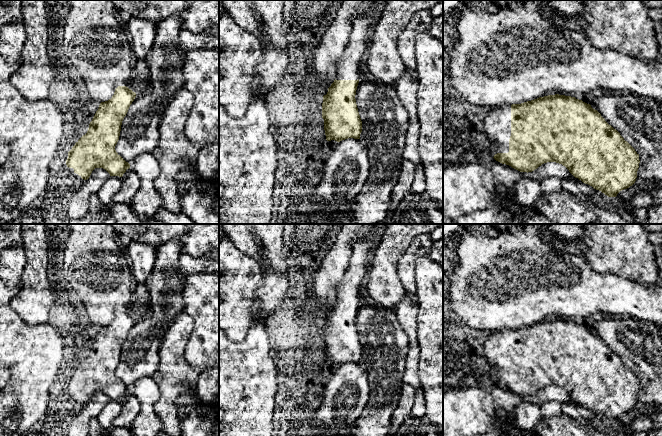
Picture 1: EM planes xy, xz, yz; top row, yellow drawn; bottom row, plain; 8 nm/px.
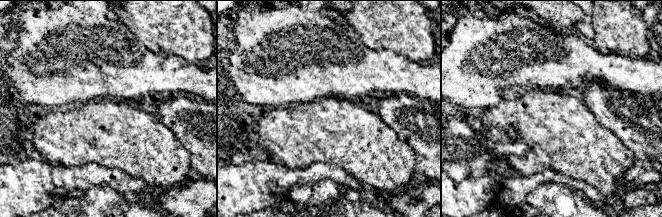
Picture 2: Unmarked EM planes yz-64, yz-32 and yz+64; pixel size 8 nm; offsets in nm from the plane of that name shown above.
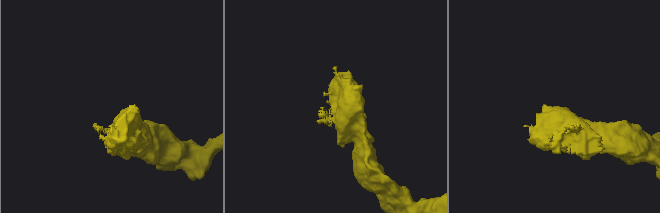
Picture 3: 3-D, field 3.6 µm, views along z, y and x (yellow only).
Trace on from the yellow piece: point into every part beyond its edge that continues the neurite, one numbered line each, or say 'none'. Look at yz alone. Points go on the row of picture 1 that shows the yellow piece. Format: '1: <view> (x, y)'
1: yz (497, 123)

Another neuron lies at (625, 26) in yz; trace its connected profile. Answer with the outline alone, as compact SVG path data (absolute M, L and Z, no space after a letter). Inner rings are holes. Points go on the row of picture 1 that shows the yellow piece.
M587 0L582 5L584 13L575 18L582 26L589 43L599 50L614 50L636 59L655 61L661 59L655 25L649 16L650 8L641 0Z

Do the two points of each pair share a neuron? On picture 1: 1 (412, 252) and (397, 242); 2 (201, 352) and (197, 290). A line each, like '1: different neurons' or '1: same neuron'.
1: different neurons
2: same neuron

